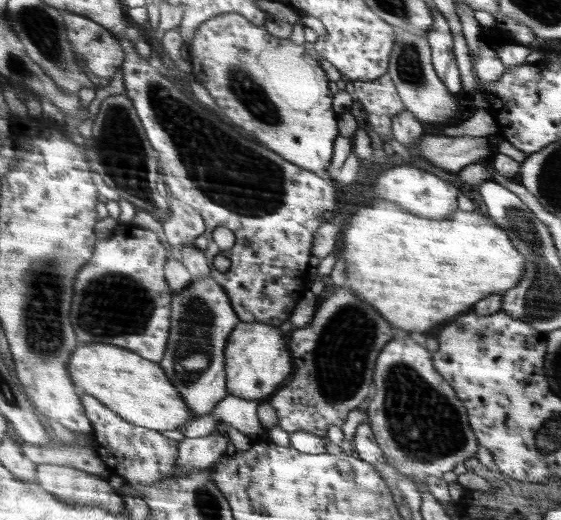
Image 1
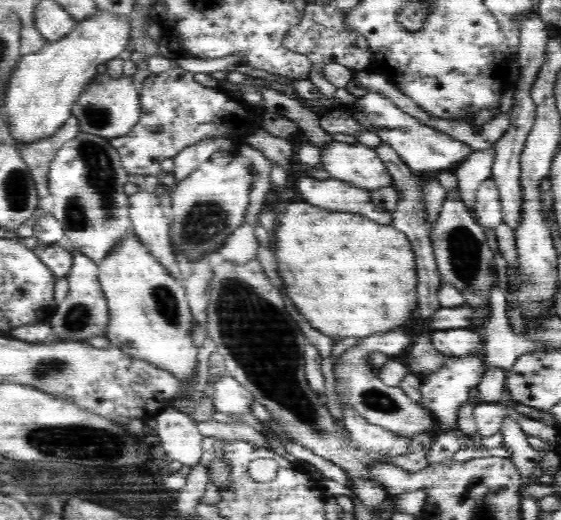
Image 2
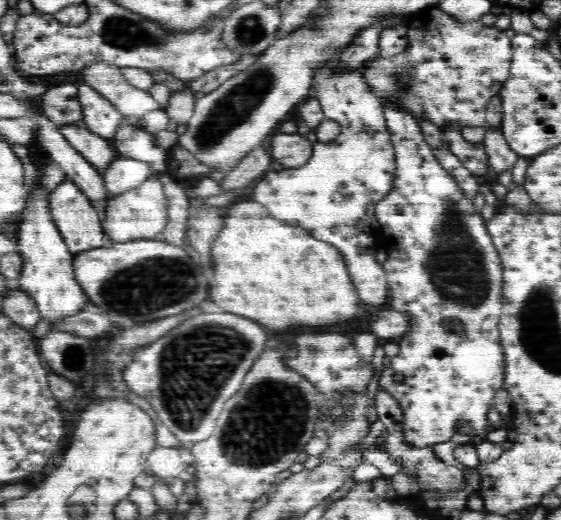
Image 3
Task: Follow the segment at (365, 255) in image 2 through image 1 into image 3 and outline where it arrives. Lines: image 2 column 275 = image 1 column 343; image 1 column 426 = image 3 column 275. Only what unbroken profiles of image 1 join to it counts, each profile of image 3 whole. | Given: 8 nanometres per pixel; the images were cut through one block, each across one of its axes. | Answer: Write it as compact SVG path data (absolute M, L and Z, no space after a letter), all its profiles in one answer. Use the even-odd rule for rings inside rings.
M254 200L234 204L228 212L226 232L222 232L218 248L214 248L214 264L218 264L220 280L216 280L216 284L212 286L210 298L224 312L234 312L252 318L264 328L276 332L286 332L294 328L338 328L346 322L352 322L362 308L360 296L348 274L348 266L340 250L328 242L312 238L302 228L272 218L270 212Z

